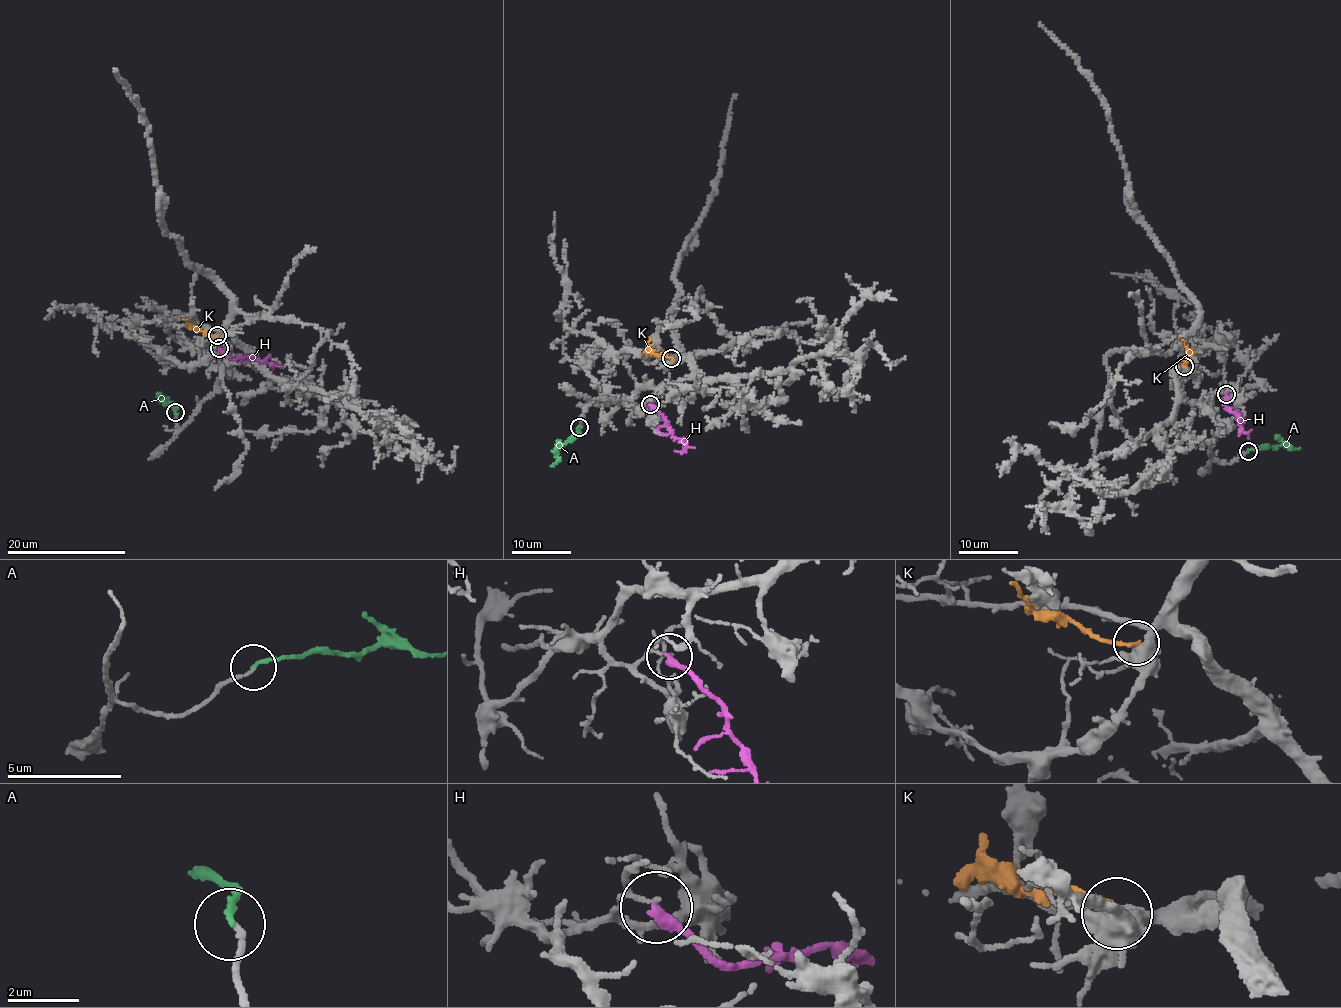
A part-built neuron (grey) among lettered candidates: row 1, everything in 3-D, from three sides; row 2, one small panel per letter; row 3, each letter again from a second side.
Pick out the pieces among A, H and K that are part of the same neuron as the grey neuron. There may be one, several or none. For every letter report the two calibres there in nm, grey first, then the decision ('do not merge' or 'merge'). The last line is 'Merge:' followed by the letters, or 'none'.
A: calibres 140 and 160 nm; merge
H: calibres 90 and 300 nm; do not merge
K: calibres 440 and 160 nm; do not merge
Merge: A

